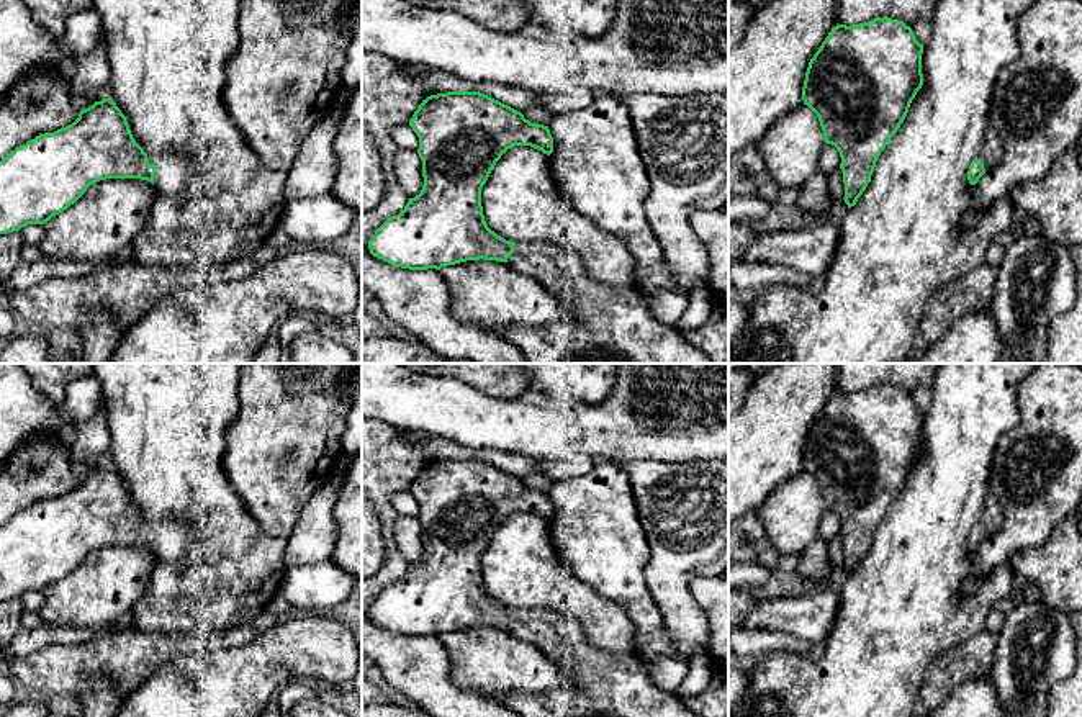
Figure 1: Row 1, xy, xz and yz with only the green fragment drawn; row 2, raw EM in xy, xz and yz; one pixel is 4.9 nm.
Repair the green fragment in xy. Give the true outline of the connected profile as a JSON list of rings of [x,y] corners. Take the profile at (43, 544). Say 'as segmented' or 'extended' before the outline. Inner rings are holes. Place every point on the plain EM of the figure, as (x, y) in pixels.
extended; [[[103,465],[82,476],[72,491],[39,501],[0,527],[0,601],[47,589],[100,547],[141,545],[151,548],[157,558],[174,561],[185,555],[193,540],[192,521],[147,522],[134,507],[116,470]]]

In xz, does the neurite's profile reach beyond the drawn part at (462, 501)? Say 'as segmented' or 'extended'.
extended

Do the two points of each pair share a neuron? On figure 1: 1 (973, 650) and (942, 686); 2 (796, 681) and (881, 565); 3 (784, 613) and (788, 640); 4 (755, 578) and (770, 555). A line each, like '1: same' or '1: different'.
1: same
2: same
3: different
4: different

